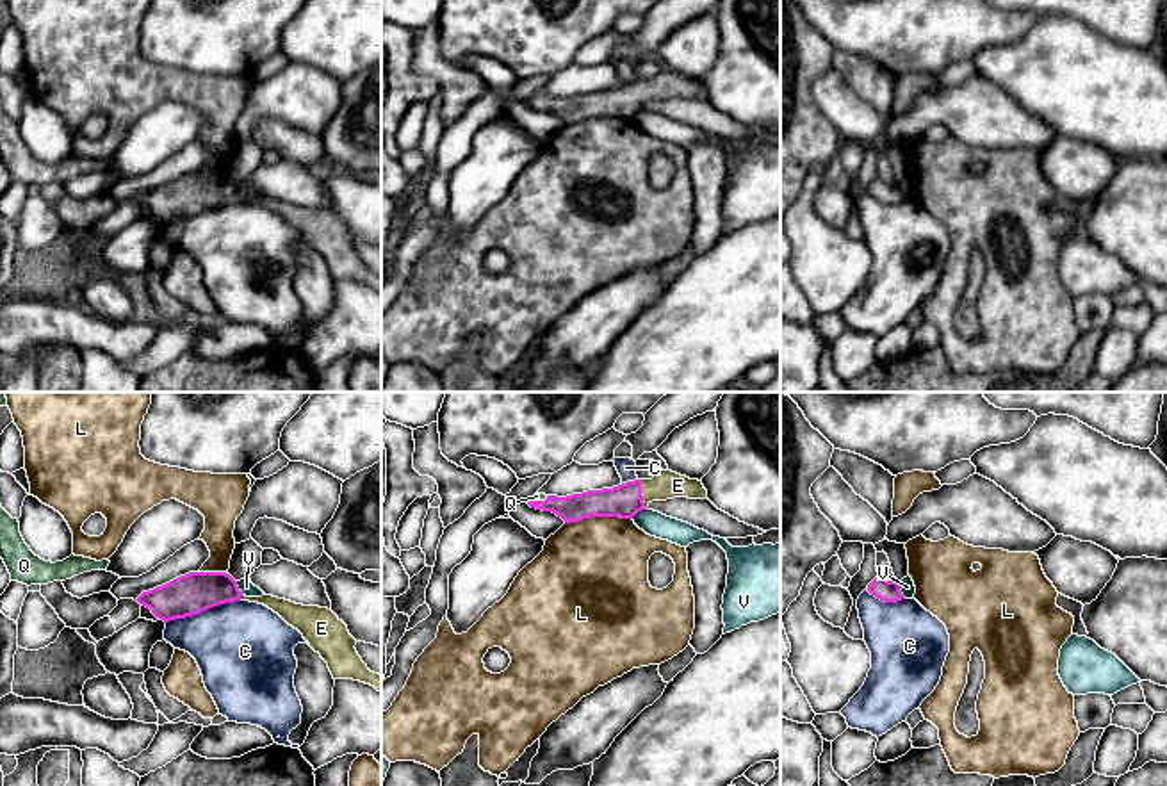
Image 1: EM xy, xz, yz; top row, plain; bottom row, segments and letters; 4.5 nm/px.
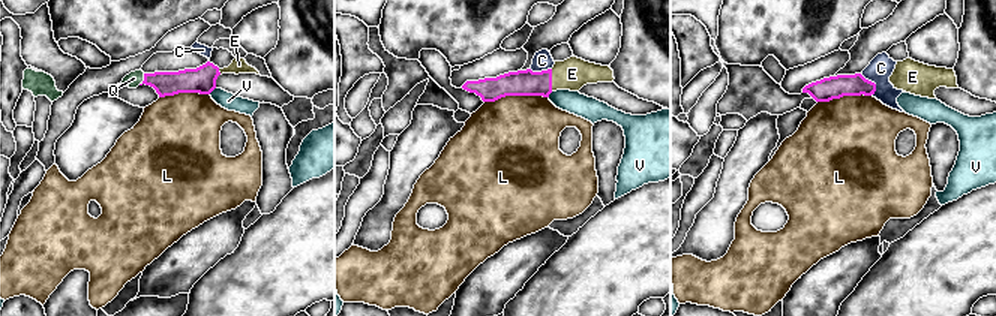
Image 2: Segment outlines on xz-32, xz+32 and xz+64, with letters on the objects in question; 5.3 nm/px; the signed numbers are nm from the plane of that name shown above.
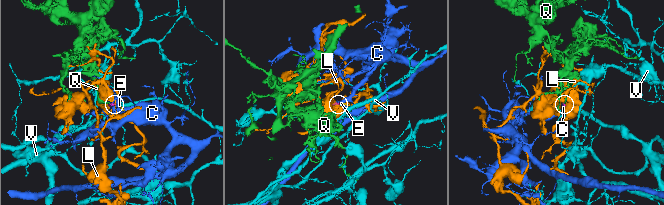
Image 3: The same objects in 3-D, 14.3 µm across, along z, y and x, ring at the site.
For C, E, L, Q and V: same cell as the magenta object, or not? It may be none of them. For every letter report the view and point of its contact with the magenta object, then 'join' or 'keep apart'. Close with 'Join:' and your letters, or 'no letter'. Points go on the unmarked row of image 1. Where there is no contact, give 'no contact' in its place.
C: contact xy (202, 211); keep apart
E: contact xz (640, 95); join
L: contact xz (597, 116); keep apart
Q: contact xz (538, 102); join
V: contact yz (900, 191); keep apart
Join: E, Q

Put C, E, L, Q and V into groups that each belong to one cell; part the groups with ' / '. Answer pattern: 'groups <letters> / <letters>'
groups C / E Q / L / V

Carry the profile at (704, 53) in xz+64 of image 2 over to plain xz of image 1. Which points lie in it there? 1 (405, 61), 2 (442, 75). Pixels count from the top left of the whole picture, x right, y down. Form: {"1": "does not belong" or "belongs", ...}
{"1": "belongs", "2": "does not belong"}

